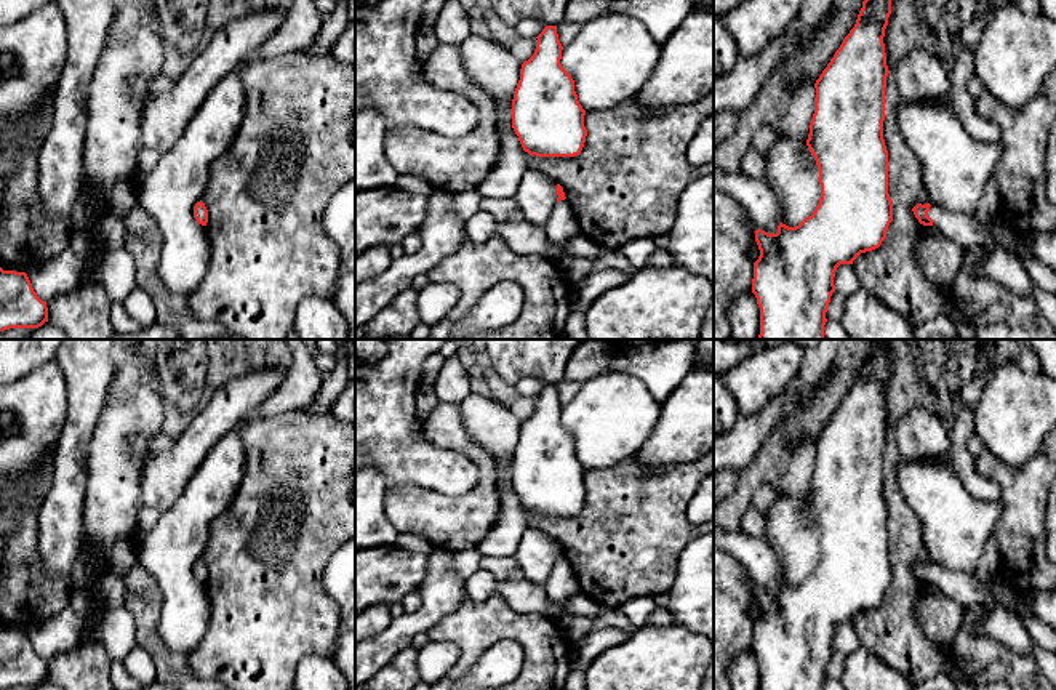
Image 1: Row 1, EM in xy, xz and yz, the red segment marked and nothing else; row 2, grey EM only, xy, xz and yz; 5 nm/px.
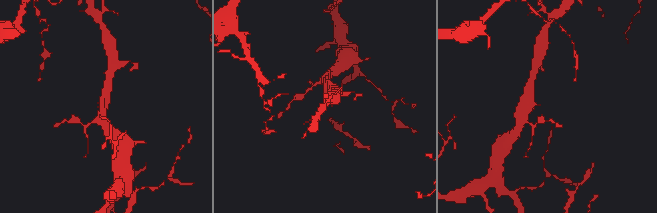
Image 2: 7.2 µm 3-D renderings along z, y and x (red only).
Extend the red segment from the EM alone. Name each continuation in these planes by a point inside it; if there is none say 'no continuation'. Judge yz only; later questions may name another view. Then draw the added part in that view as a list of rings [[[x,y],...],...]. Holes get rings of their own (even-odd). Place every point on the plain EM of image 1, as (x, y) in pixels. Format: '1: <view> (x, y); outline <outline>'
1: yz (968, 591); outline [[[931,564],[928,575],[933,578],[934,588],[946,592],[952,600],[957,600],[963,608],[995,608],[994,597],[986,583],[981,583],[970,573],[952,572]]]

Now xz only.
1: xz (562, 585); outline [[[566,557],[557,560],[544,589],[547,592],[549,600],[563,608],[570,597],[581,592],[571,564]]]

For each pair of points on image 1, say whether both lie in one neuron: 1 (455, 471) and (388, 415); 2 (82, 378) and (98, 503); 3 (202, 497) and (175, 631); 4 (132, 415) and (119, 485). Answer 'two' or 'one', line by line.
1: one
2: two
3: one
4: one

